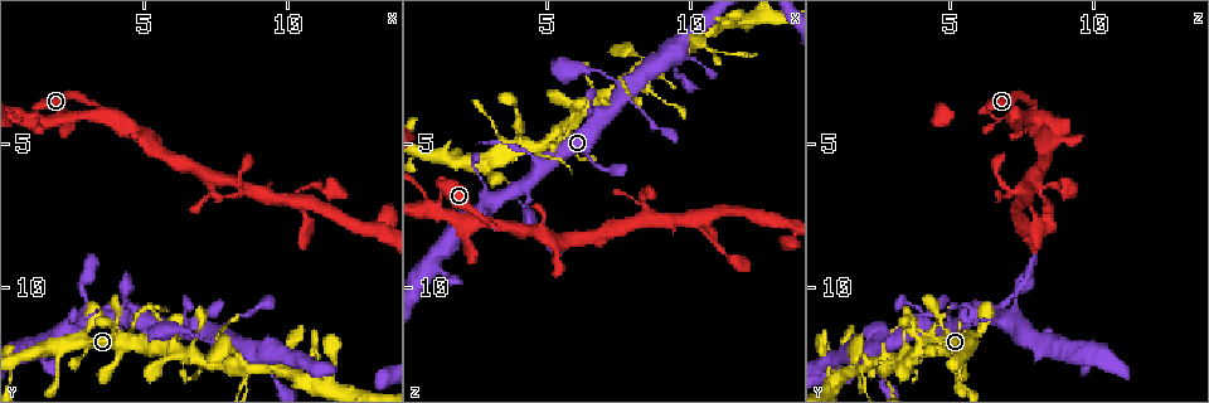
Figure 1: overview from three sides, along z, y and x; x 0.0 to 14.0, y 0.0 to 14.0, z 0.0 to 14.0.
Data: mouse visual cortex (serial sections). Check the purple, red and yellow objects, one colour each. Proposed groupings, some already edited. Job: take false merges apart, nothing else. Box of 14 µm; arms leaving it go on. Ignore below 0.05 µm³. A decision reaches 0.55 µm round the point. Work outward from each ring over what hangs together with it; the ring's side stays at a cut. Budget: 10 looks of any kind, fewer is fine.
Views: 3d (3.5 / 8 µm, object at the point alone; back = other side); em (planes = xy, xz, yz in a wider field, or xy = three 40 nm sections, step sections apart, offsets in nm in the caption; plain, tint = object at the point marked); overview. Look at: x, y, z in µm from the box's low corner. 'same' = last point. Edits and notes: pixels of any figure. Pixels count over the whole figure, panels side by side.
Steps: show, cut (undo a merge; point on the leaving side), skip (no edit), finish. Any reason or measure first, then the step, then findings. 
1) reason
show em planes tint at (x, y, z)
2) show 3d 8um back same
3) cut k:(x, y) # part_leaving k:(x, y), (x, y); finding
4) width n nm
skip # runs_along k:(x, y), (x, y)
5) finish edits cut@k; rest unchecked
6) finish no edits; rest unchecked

sudden change in width
show 3d 3.5um at (6.8, 11.7, 3.4)

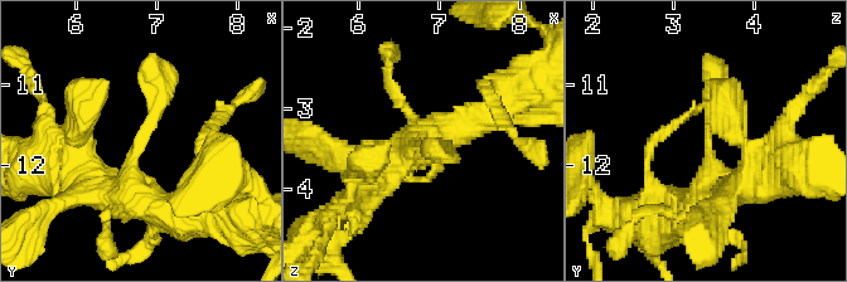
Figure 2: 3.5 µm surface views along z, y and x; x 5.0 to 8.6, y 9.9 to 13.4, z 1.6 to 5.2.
now the EM
show em xy step 5 tint at (6.85, 11.60, 3.45)

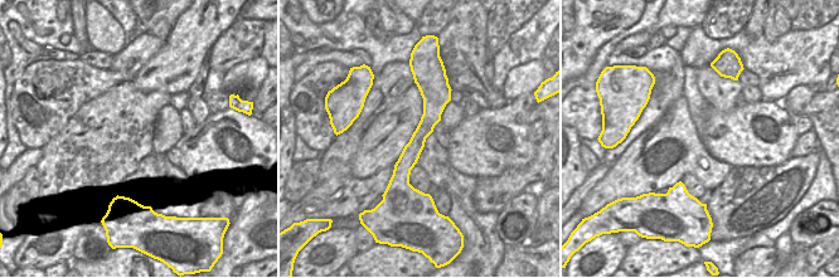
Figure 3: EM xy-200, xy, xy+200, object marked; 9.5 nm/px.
width 170 nm
skip # runs_along 3:(427, 83), (430, 118), (405, 164), (412, 191); all the same cell

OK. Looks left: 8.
thin arm on a thick one
show 3d 8um at (8.5, 13.0, 2.7)

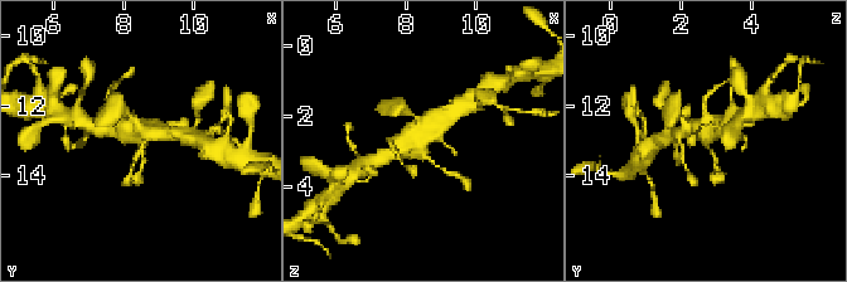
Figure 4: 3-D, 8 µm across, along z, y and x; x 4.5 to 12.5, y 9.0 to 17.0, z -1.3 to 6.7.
show em xy step 2 tint at (8.5, 12.9, 2.7)

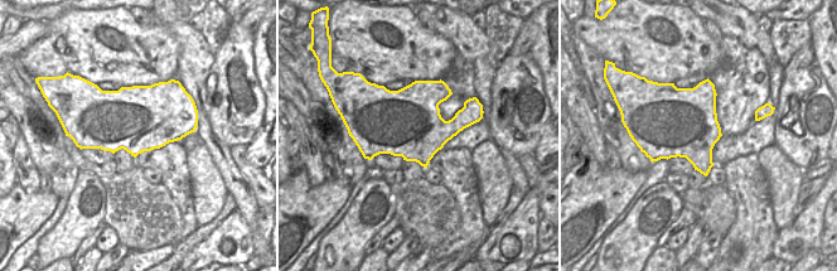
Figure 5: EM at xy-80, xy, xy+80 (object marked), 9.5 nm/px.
skip # runs_along 4:(393, 154), (458, 111); all the same cell

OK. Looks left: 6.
thin neck
show 3d 3.5um at (3.0, 10.8, 7.2)

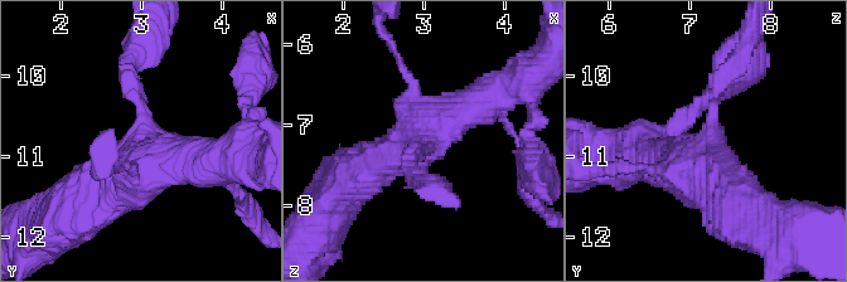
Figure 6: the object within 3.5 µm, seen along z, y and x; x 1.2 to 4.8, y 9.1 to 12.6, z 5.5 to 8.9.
arms 4; arm_widths 100, 150, 500, 600 nm; need the tissue
show em planes tint at (3.05, 10.75, 7.25)

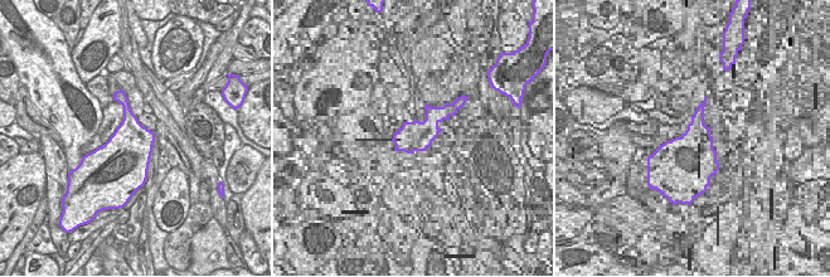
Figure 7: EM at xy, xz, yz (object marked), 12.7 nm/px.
skip # one cell here

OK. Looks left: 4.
thin neck
show 3d 3.5um at (3.6, 3.9, 7.9)

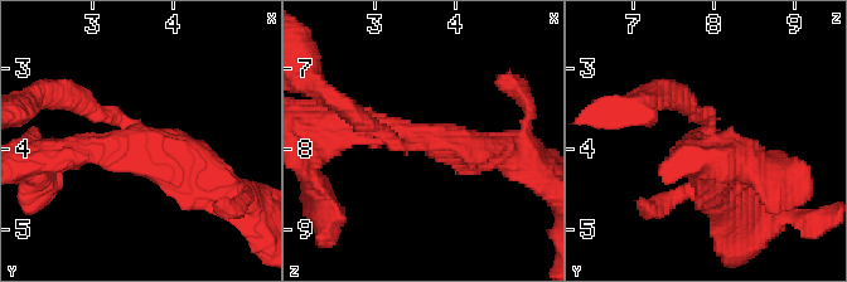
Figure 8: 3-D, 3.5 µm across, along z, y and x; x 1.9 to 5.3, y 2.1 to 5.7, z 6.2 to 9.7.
arms 3; arm_widths 250, 350, 450 nm; need the tissue
show em planes tint at (3.55, 3.85, 7.85)

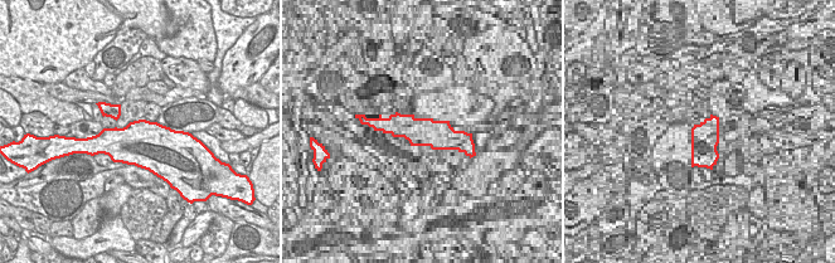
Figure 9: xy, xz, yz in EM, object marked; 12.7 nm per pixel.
skip # runs_along 8:(69, 98), (116, 115), (204, 180); one cell here

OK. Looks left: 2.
finish no edits; rest unchecked

